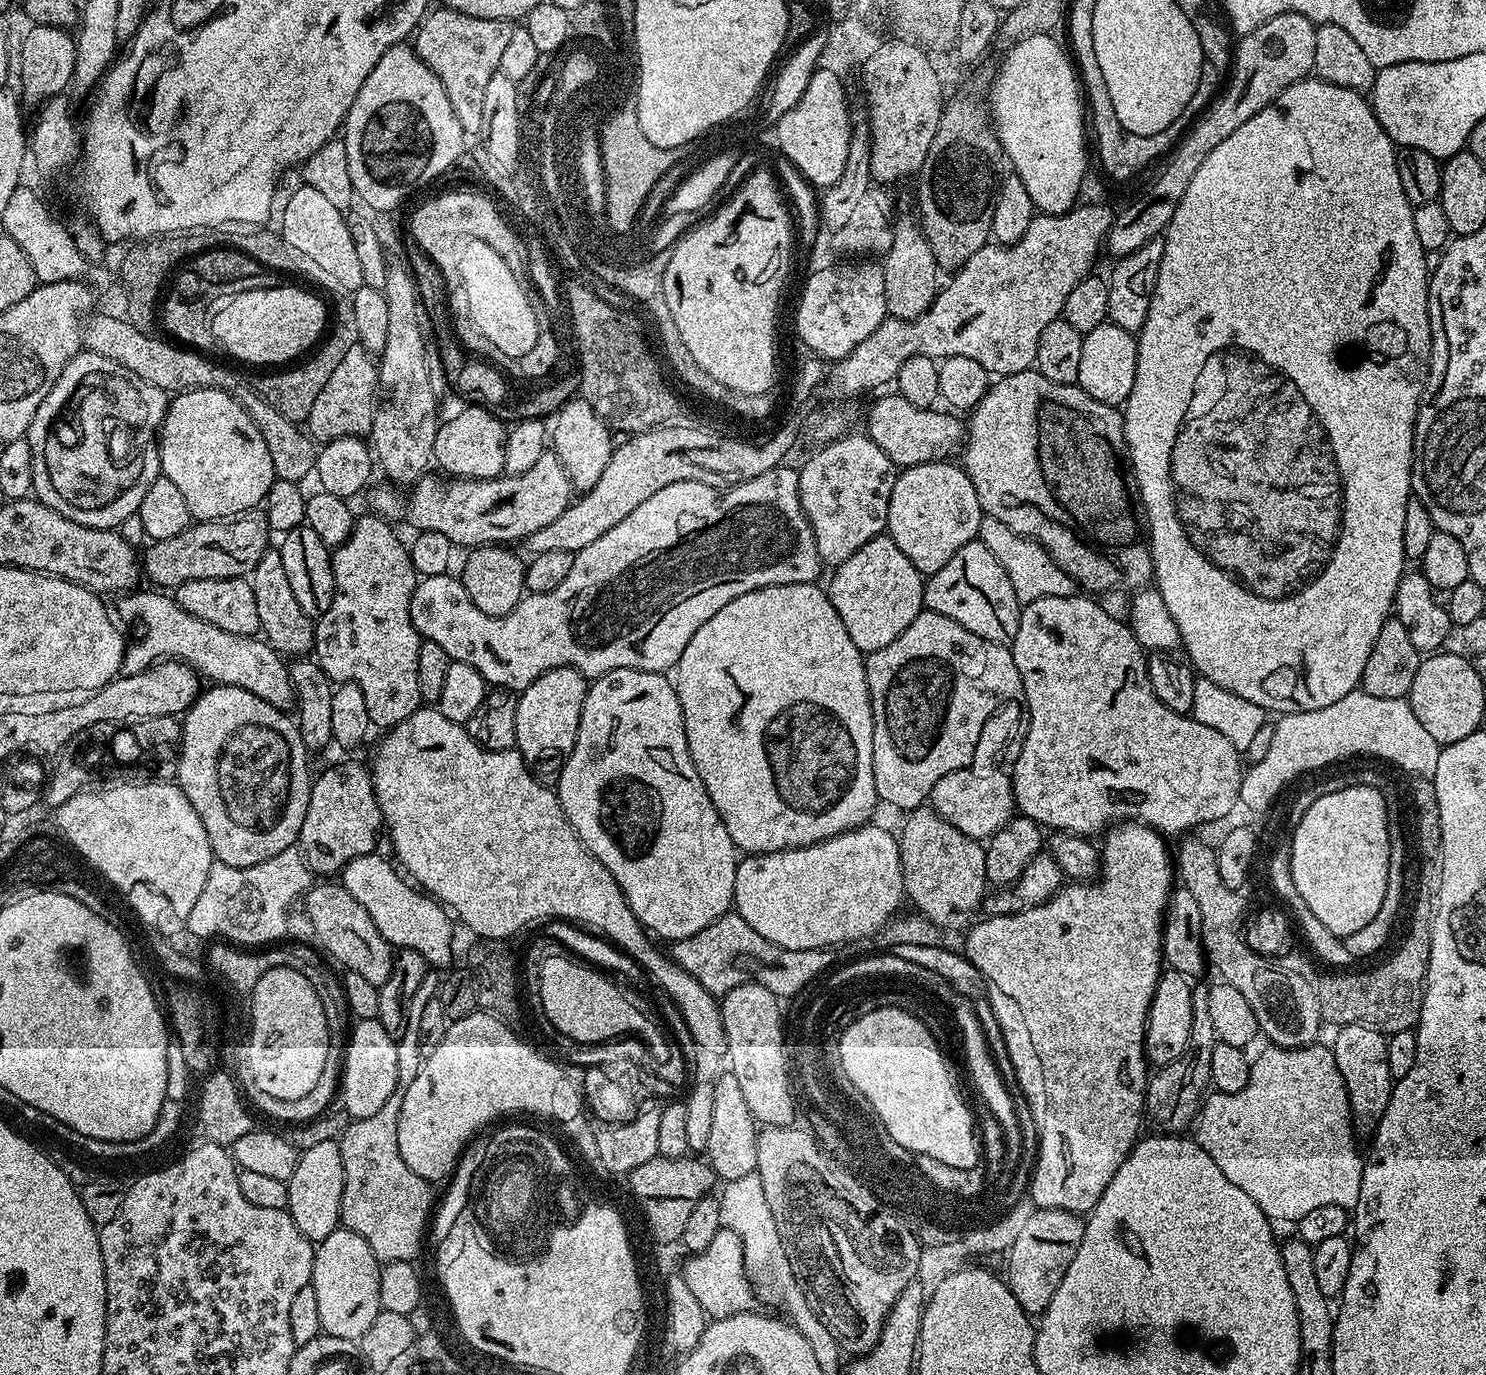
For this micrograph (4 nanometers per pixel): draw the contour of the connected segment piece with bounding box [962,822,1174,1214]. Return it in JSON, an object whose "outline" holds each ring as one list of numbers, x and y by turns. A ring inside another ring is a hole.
{"outline":[[1120,822,1115,826,1109,827,1107,831,1103,833,1102,839,1104,839,1104,848,1102,844,1098,852,1100,856,1100,870,1098,879,1095,882,1068,882,1061,887,1059,892,1054,893,1049,900,1042,902,1038,906,1034,906,1030,910,1019,912,1018,914,1010,914,1009,916,988,916,987,918,983,918,984,920,977,919,975,923,967,929,966,935,968,935,968,937,964,940,964,948,962,947,963,955,967,956,975,971,979,973,980,976,984,975,985,978,983,977,983,979,987,981,993,989,996,987,1002,995,1009,996,1009,998,1016,1003,1016,1008,1020,1011,1021,1018,1024,1019,1024,1028,1028,1031,1028,1040,1032,1043,1033,1050,1036,1051,1036,1060,1040,1063,1040,1076,1044,1079,1044,1116,1042,1112,1042,1123,1038,1128,1040,1134,1040,1153,1036,1156,1036,1166,1030,1181,1030,1197,1032,1196,1033,1205,1035,1205,1036,1208,1061,1208,1067,1212,1075,1212,1077,1214,1087,1214,1091,1212,1092,1207,1098,1202,1098,1198,1106,1190,1106,1186,1110,1186,1110,1178,1114,1178,1114,1174,1118,1174,1118,1166,1122,1166,1122,1162,1130,1155,1133,1146,1141,1135,1140,1116,1142,1120,1146,1112,1146,1093,1148,1091,1148,1082,1150,1079,1150,1065,1144,1055,1144,1032,1148,1028,1148,1011,1152,1005,1154,990,1156,989,1157,982,1160,981,1160,974,1162,971,1162,945,1164,943,1164,917,1166,915,1169,899,1174,891,1174,883,1172,884,1172,876,1174,880,1174,860,1170,852,1168,856,1168,848,1164,845,1164,843,1166,843,1165,837,1157,832,1156,829,1149,828,1148,825,1139,822]]}

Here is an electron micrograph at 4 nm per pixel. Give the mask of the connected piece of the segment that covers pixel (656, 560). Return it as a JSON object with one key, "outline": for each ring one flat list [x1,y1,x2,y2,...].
{"outline":[[781,466,774,470,766,470,766,474,758,474,758,478,750,478,750,482,735,484,727,491,711,488,702,482,674,482,663,490,658,490,658,494,650,494,650,498,646,498,646,502,642,502,638,506,638,510,626,514,626,518,622,518,622,522,618,522,618,526,606,530,606,534,602,534,602,538,590,542,590,546,575,553,574,566,570,566,570,574,566,574,566,578,562,578,562,582,558,582,558,586,554,586,554,590,525,594,518,602,518,606,514,606,514,610,510,610,504,616,491,616,482,614,482,610,478,610,478,606,474,606,474,602,470,602,470,594,466,594,464,583,455,575,425,576,417,579,416,589,410,598,410,622,414,622,421,638,442,646,442,650,446,650,449,661,457,660,472,664,474,670,478,670,478,674,482,674,485,685,495,686,497,689,507,690,513,694,523,692,526,686,530,686,530,682,537,680,542,673,555,668,573,668,581,672,585,678,595,678,615,668,667,673,669,670,675,669,678,658,682,658,682,650,686,650,686,645,690,643,690,638,694,638,694,633,705,622,710,622,710,618,714,618,714,614,718,614,718,610,722,610,722,606,726,606,726,602,734,602,734,598,738,598,742,594,750,594,754,590,766,586,811,584,821,579,819,576,822,561,816,549,816,539,812,533,812,527,802,510,800,491,798,490,799,477,800,473,795,467]]}

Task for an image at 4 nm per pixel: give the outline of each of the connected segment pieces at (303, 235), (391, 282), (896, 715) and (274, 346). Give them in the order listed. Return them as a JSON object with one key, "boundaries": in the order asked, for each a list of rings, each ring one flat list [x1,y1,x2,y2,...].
{"boundaries":[[[301,186,286,205,282,220,278,223,283,243,298,250,309,265,313,264,324,276,329,276,345,294,364,287,362,262,354,251,354,238,350,238,348,222,343,211,329,203,322,193]],[[404,266,389,267,386,286,382,291,388,307,386,346,378,360,378,384,383,389,383,399,374,412,370,447,379,467,380,464,384,467,393,485,411,486,429,471,433,463,432,451,438,427,438,396,430,387,430,370,426,370,426,354,430,348,424,345,424,328,420,325,420,295,416,293,412,273]],[[927,610,920,611,918,618,914,618,914,622,910,622,910,626,906,626,906,630,902,630,902,634,898,634,898,638,894,638,894,642,890,642,890,646,882,646,882,650,867,653,864,669,866,670,866,682,868,683,870,702,872,703,872,717,874,718,874,754,872,755,872,761,874,762,876,794,883,803,885,800,890,807,904,808,903,810,921,807,931,797,938,778,946,778,946,774,964,768,962,762,966,761,962,760,962,734,958,732,958,718,960,718,958,706,962,706,962,684,964,682,986,682,992,688,1000,686,996,692,1004,698,1006,696,1016,696,1017,693,1024,693,1024,683,1018,674,1018,666,1014,666,1012,649,1009,645,995,644,986,638,978,638,978,634,966,630,966,626,958,626,958,622,954,622,954,618,946,618,946,614,938,614]],[[273,286,242,290,238,294,212,320,213,336,236,360,245,360,248,364,284,366,292,362,287,360,300,355,303,357,309,350,315,349,325,335,328,312,323,302,304,288]]]}

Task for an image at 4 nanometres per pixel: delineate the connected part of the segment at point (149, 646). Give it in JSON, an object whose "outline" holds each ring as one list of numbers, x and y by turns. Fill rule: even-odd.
{"outline":[[133,590,121,595,117,599,120,601,116,604,116,610,114,608,126,633,124,658,120,666,123,675,138,674,165,658,180,660,183,664,191,664,205,681,212,680,208,682,213,685,229,684,250,690,250,694,262,698,262,702,281,710,287,709,288,703,293,703,294,691,288,664,281,653,268,645,267,640,226,634,226,630,218,630,218,626,210,626,210,622,202,622,202,618,194,618,194,614,182,610,171,595,160,590,140,591]]}

